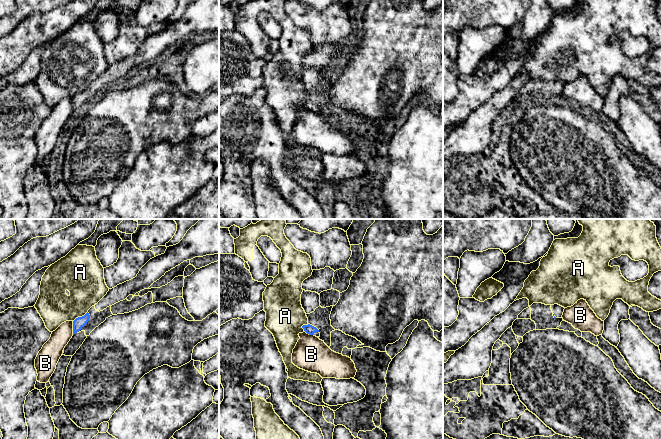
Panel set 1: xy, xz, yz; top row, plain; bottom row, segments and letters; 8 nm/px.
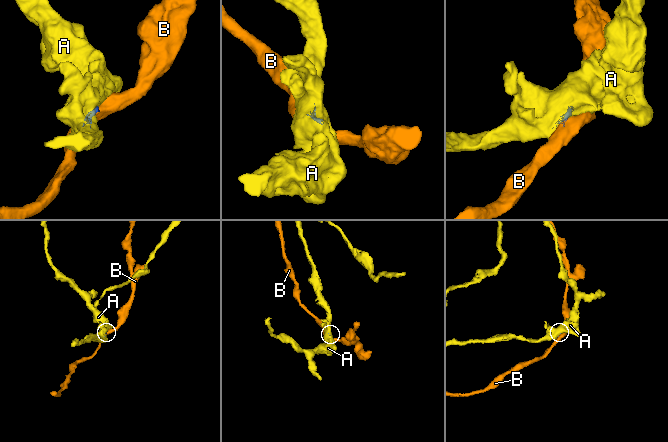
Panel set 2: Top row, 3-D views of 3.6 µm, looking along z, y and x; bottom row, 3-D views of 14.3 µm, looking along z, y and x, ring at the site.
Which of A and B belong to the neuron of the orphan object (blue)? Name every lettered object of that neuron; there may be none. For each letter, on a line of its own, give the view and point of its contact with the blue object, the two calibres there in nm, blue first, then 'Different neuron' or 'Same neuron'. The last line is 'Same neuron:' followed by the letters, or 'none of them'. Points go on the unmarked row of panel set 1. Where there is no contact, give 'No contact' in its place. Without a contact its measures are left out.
A: Touches blue at xy (80, 93). Thickness 90 nm (blue) against 300 nm. Different neuron
B: Touches blue at xy (73, 104). Thickness 90 nm (blue) against 170 nm. Different neuron
Same neuron: none of them

